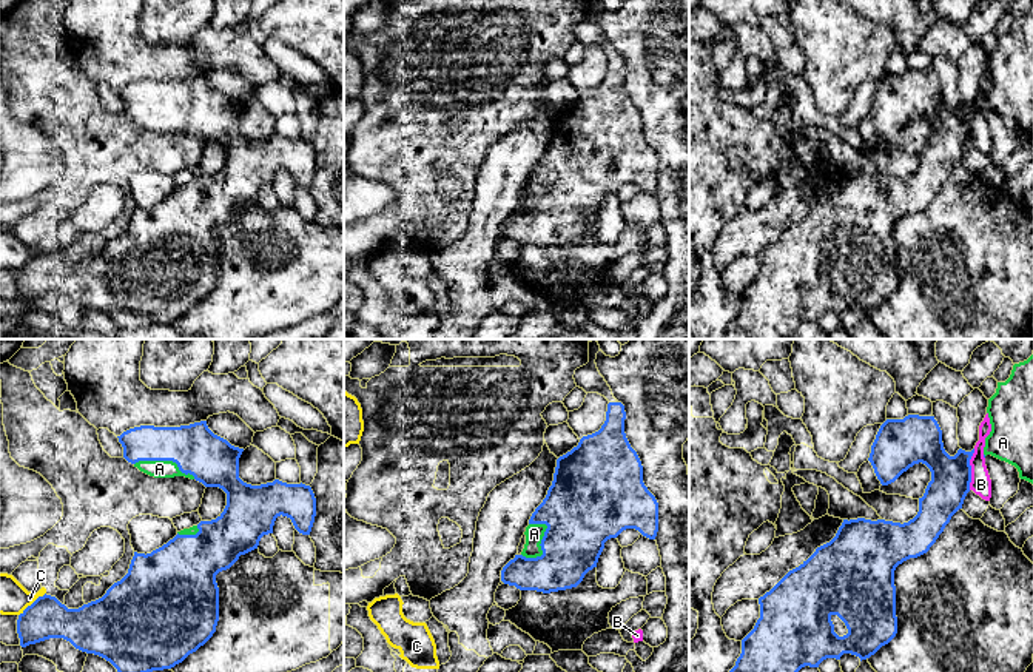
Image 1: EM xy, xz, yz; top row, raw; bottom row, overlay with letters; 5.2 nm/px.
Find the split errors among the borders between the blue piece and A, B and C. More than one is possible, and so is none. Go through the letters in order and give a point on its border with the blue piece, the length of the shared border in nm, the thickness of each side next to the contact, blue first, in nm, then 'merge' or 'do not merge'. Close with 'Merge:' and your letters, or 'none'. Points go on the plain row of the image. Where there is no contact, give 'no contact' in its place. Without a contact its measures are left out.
A: xz (541, 204) | 220 nm | 340/100 nm | merge
B: yz (970, 124) | 220 nm | 200/110 nm | do not merge
C: xy (33, 258) | 190 nm | 220/160 nm | do not merge
Merge: A

